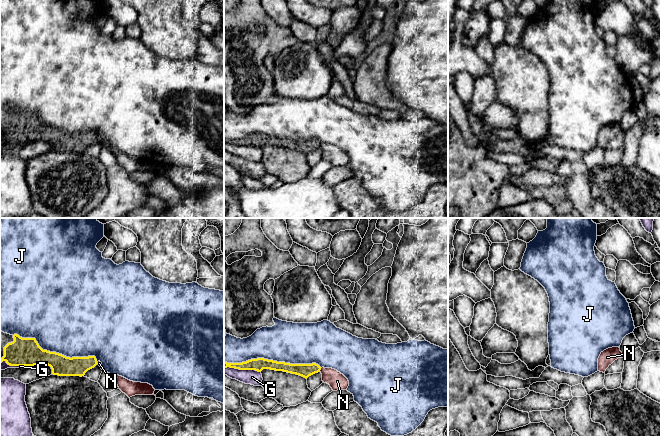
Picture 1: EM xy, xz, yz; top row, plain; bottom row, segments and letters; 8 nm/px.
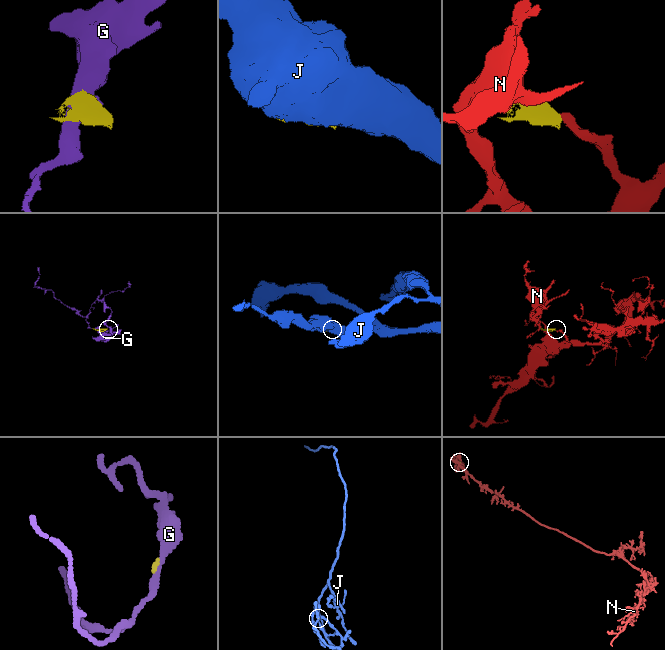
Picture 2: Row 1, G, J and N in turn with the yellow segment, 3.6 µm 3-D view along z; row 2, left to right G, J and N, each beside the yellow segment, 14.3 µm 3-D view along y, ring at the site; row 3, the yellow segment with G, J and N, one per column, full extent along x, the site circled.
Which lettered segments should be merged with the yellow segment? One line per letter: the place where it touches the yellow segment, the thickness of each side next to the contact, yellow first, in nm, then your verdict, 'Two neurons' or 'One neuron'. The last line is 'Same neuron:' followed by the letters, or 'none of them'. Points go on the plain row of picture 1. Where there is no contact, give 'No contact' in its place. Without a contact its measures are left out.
G: Touches yellow at xz (242, 145). Thickness 100 nm (yellow) against 120 nm. Two neurons
J: Touches yellow at xz (272, 136). Thickness 100 nm (yellow) against 340 nm. Two neurons
N: Touches yellow at xz (320, 145). Thickness 110 nm (yellow) against 140 nm. Two neurons
Same neuron: none of them

